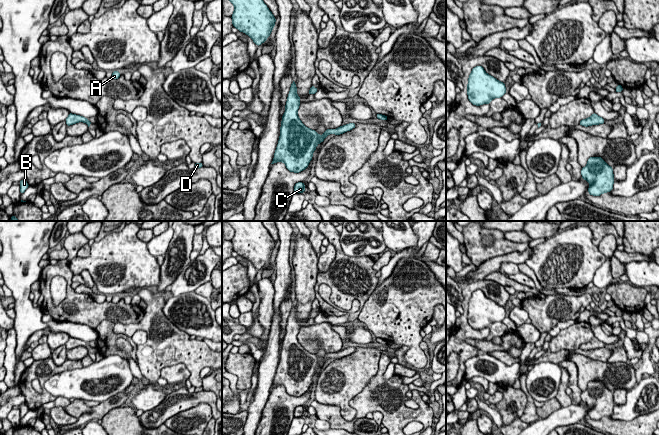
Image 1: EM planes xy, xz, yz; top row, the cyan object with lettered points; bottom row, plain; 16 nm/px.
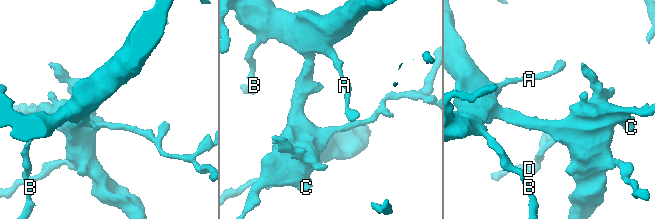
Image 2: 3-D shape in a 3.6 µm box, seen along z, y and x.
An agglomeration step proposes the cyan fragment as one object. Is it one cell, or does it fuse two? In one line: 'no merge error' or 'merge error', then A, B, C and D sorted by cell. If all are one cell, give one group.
no merge error; A B C D

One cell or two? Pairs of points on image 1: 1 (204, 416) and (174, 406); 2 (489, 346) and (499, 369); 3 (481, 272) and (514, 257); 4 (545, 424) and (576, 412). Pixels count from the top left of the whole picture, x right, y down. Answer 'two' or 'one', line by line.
1: two
2: two
3: one
4: one

